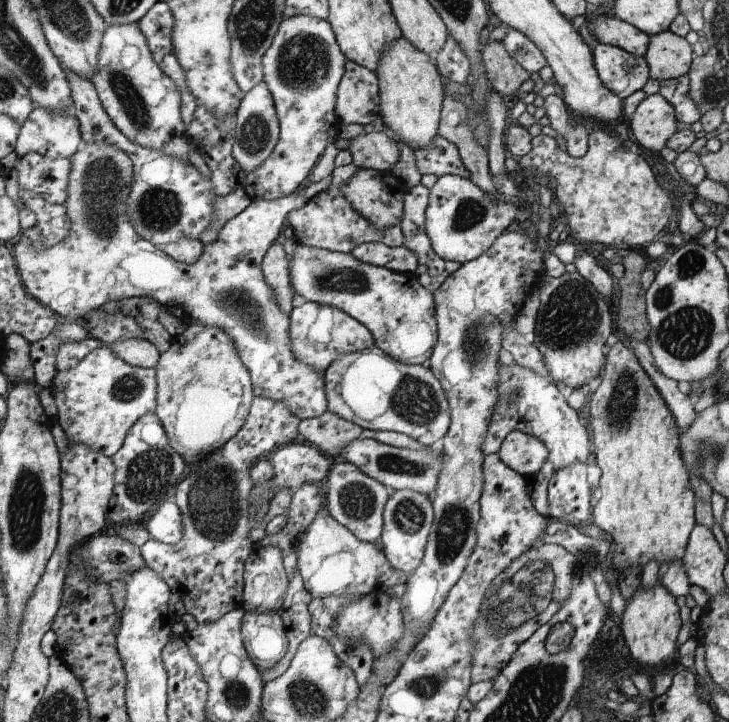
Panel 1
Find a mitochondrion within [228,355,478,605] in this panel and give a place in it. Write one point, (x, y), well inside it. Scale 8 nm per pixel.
(414, 401)

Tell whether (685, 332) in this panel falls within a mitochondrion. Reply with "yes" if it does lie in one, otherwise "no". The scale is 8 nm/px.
yes

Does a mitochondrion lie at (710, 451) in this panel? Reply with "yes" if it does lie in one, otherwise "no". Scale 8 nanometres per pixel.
yes

